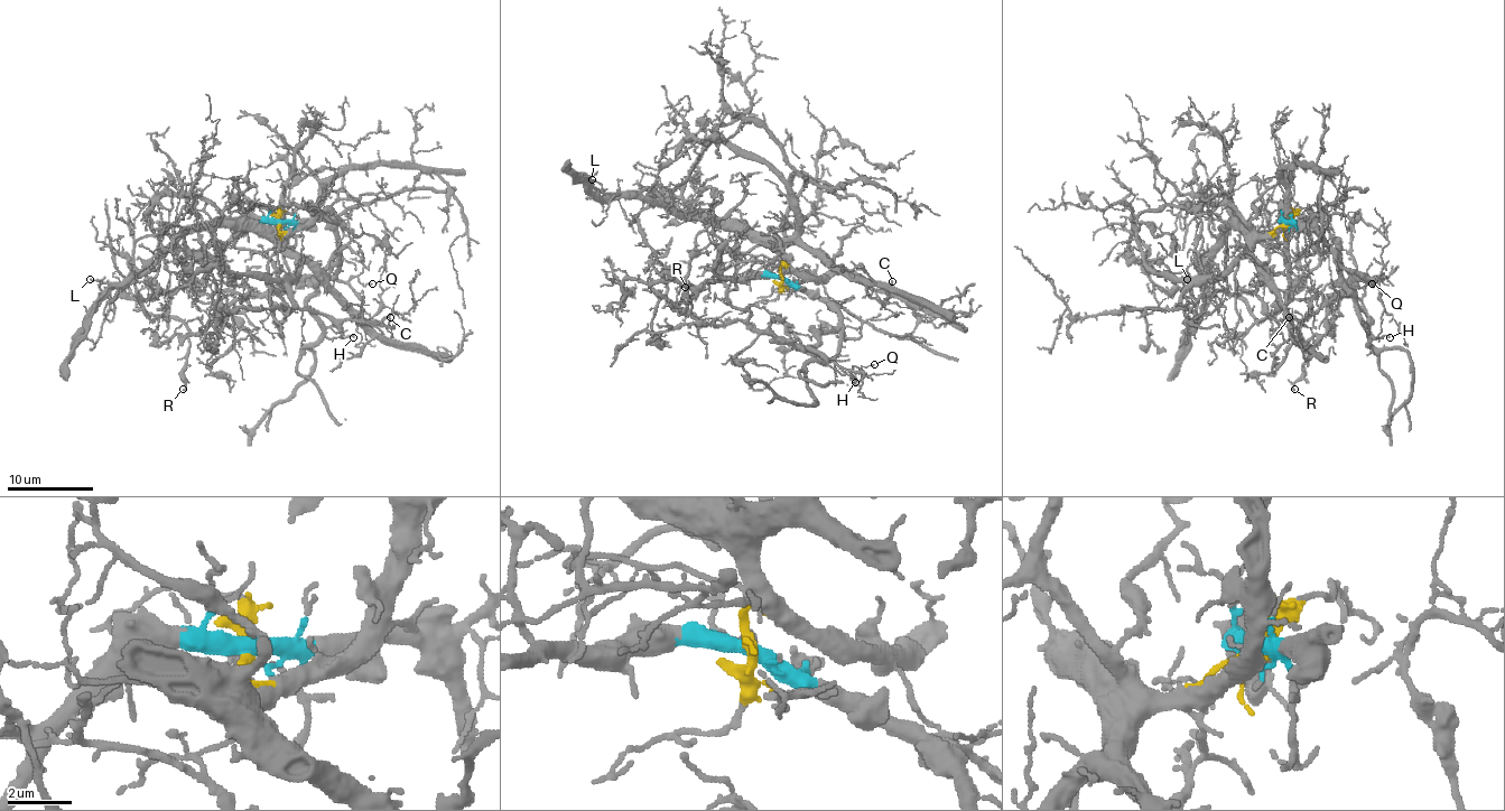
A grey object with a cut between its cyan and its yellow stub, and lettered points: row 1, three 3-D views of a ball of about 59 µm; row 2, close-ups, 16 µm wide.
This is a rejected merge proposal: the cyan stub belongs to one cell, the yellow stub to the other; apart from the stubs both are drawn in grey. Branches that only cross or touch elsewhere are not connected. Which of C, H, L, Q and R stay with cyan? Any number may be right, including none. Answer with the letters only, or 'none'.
H, Q, R

